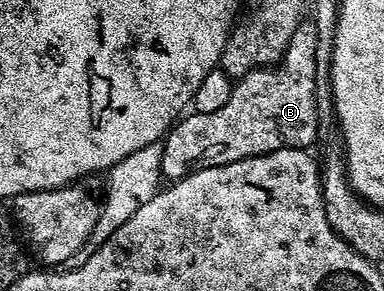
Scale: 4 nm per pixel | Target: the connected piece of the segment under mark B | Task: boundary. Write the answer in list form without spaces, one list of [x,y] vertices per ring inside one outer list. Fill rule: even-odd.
[[[304,18],[293,30],[293,38],[289,38],[289,46],[282,60],[274,66],[254,68],[234,81],[229,102],[221,106],[221,110],[212,112],[192,111],[186,118],[171,125],[168,133],[161,140],[163,157],[160,160],[162,175],[174,182],[196,166],[218,164],[229,160],[239,160],[242,156],[262,155],[264,152],[275,152],[278,148],[307,148],[316,143],[317,103],[315,85],[319,72],[319,28]]]

